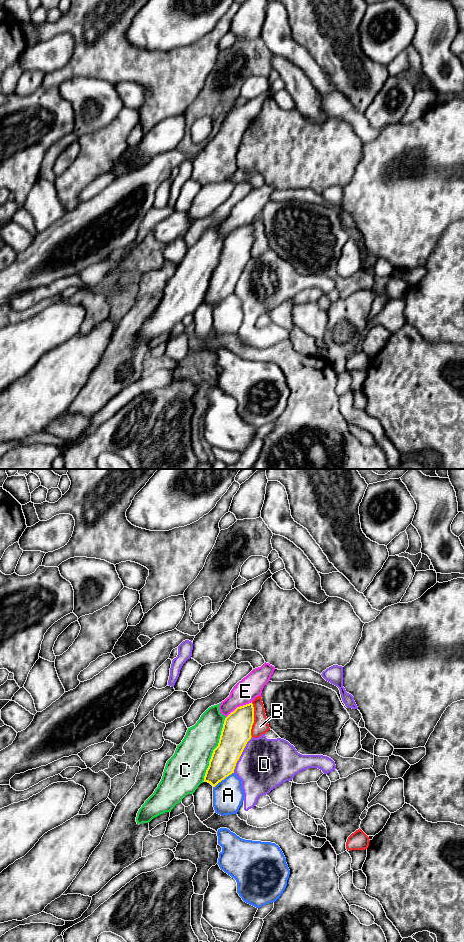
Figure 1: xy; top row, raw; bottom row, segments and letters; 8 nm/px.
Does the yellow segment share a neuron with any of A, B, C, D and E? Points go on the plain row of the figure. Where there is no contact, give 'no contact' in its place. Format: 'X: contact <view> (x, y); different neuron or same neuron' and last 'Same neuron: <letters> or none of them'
A: contact xy (223, 299); different neuron
B: contact xy (253, 239); different neuron
C: contact xy (214, 269); different neuron
D: contact xy (241, 273); different neuron
E: contact xy (238, 227); different neuron
Same neuron: none of them

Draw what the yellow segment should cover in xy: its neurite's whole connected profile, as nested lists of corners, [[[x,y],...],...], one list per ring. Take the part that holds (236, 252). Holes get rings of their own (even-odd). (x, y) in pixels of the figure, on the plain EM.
[[[252,222],[237,227],[225,238],[218,266],[213,270],[203,302],[208,302],[215,307],[234,293],[236,283],[252,257],[253,243]]]

